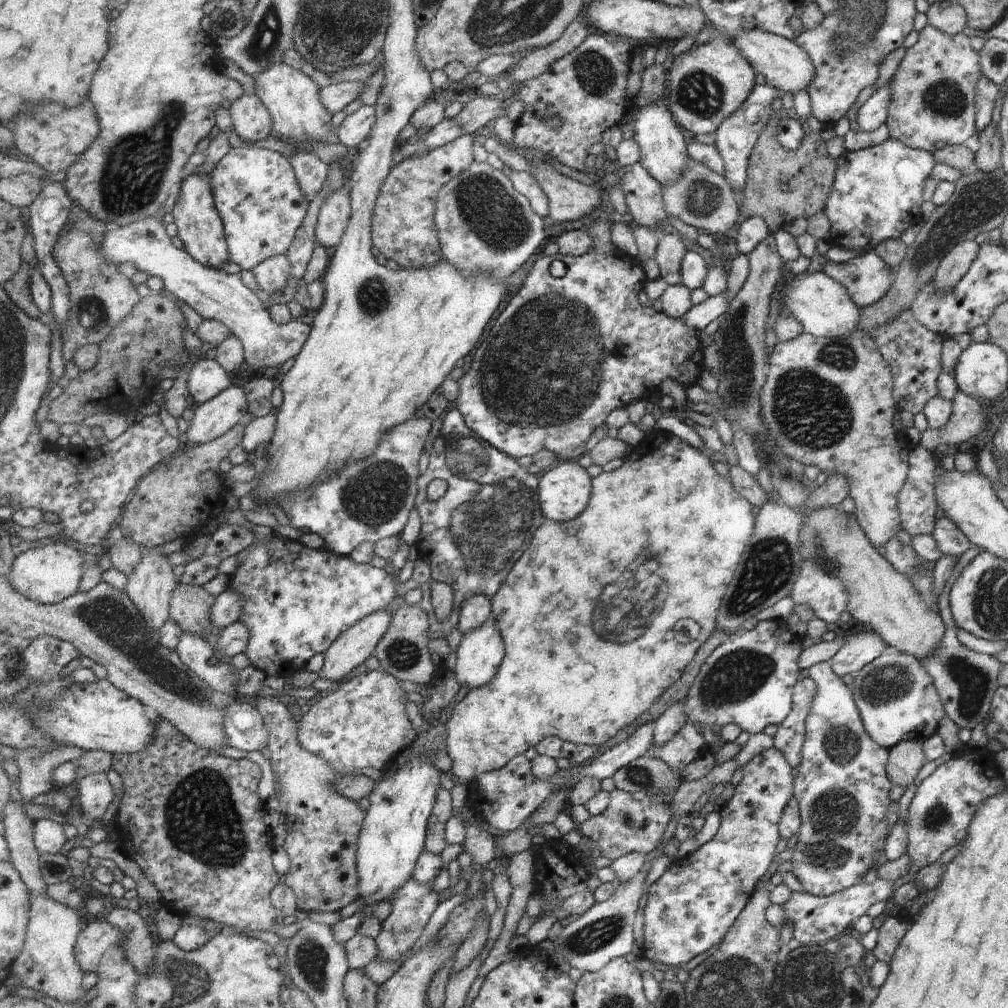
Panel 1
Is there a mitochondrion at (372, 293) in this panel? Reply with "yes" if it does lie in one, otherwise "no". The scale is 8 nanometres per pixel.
yes

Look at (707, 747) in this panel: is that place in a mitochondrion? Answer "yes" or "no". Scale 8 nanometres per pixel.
no

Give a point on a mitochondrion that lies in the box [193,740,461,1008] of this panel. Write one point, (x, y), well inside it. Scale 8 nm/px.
(311, 957)

